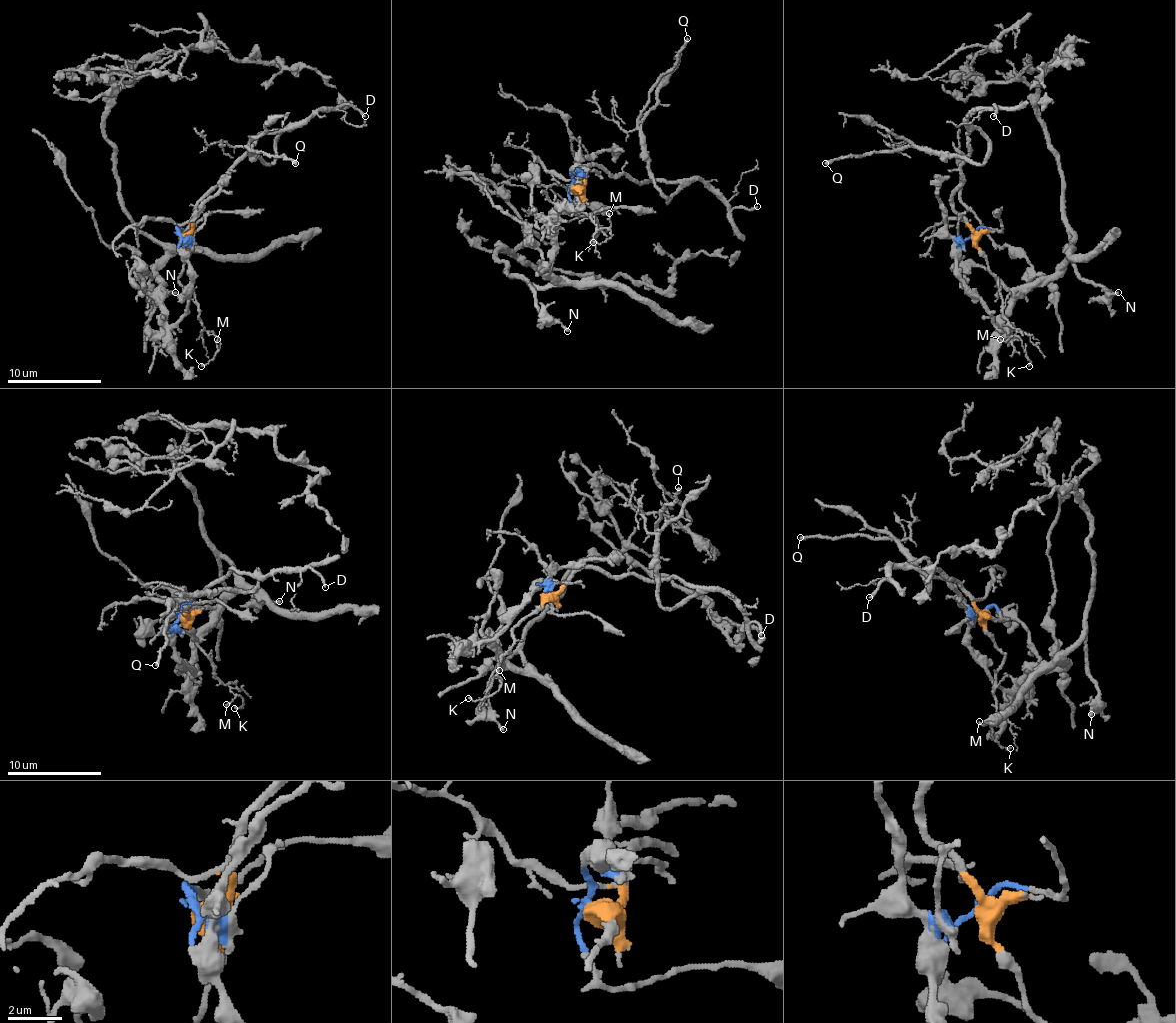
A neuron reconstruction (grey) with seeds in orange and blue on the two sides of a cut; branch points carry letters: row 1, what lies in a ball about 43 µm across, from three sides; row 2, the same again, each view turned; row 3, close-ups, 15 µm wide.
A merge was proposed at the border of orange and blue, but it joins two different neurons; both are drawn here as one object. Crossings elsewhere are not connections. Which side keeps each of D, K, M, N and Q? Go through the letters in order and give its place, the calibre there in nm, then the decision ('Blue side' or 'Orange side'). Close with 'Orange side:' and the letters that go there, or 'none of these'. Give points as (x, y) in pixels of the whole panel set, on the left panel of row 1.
D: Place: (365, 116). Thickness 200 nm. Orange side
K: Place: (201, 366). Thickness 120 nm. Orange side
M: Place: (217, 339). Thickness 140 nm. Orange side
N: Place: (175, 292). Thickness 220 nm. Blue side
Q: Place: (295, 163). Thickness 240 nm. Orange side
Orange side: D, K, M, Q

